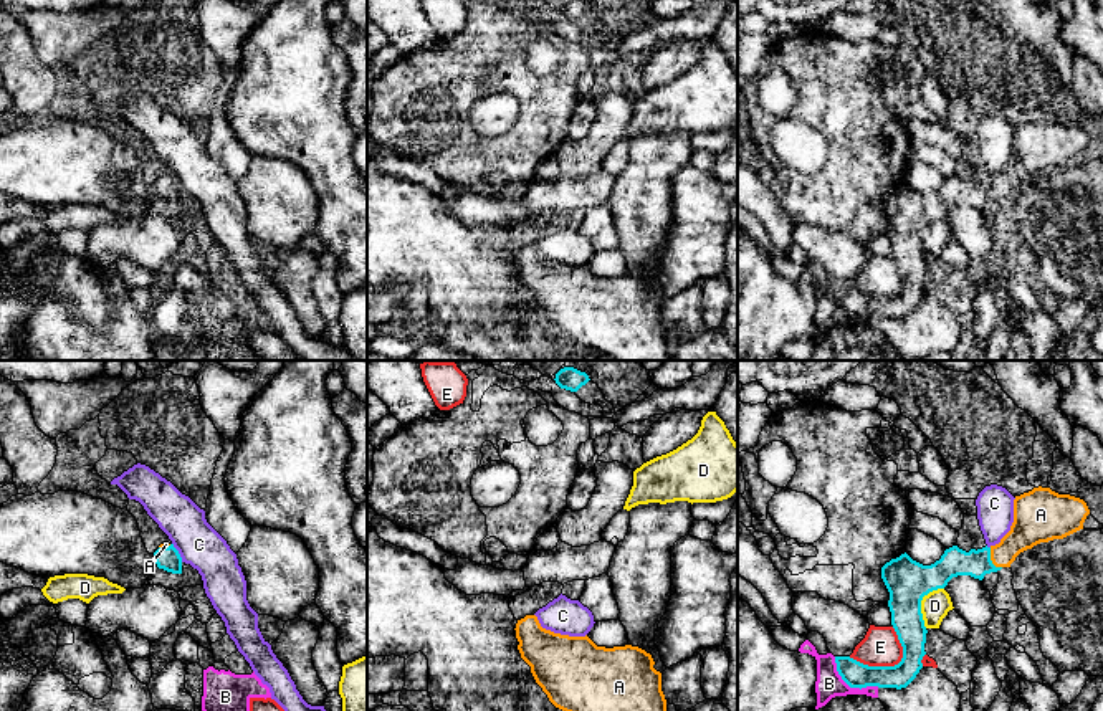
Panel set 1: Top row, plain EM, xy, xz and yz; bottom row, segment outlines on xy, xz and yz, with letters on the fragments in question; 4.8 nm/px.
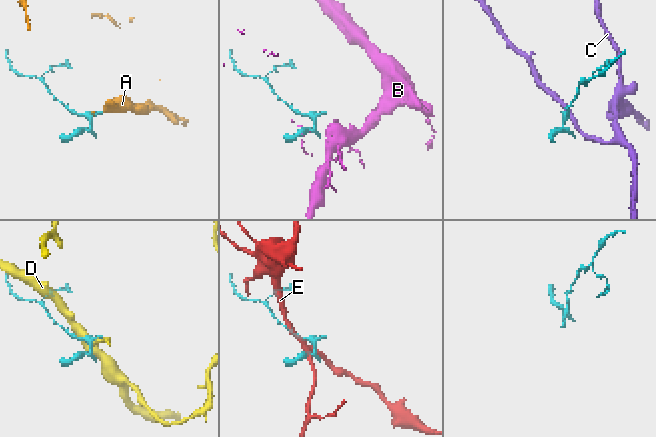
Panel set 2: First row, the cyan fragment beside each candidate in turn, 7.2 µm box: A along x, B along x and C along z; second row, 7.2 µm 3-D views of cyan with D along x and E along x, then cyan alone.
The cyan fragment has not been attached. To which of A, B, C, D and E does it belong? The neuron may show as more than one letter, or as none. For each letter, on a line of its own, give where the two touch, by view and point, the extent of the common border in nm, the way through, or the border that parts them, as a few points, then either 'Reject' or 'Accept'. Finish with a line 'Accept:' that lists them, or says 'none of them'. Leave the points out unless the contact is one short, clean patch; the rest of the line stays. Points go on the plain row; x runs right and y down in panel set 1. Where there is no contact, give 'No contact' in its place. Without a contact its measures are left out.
A: Touches cyan at yz (989, 189). Shared border 120 nm. Path across: yz (954, 190), (989, 189), (1001, 186), (1029, 157). Accept
B: Touches cyan at yz (850, 316). Shared border 260 nm. Reject
C: Touches cyan at xy (177, 182). Shared border 110 nm. Boundary: xy (172, 172), (182, 190). Reject
D: Touches cyan at yz (920, 232). Shared border 220 nm. Reject
E: Touches cyan at yz (880, 296). Shared border 280 nm. Reject
Accept: A

